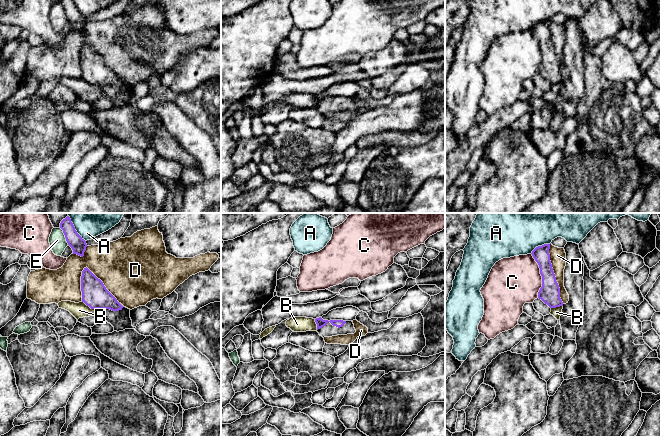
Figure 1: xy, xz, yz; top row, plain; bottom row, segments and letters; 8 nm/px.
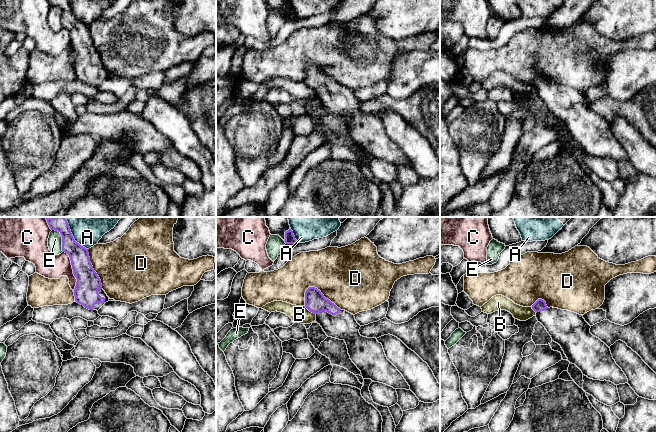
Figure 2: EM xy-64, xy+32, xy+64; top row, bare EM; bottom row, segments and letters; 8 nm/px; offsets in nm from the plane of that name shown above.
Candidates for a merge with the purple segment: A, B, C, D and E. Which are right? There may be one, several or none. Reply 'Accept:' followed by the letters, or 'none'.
Accept: none

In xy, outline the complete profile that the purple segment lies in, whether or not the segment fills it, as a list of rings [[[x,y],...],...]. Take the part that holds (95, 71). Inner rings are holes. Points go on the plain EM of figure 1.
[[[87,43],[82,47],[81,67],[82,78],[91,85],[99,85],[114,107],[136,104],[132,102],[130,85],[123,83]]]

